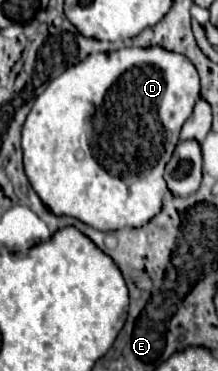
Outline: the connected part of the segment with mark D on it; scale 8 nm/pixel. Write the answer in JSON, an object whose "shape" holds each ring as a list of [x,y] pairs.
{"shape":[[[121,47],[117,51],[111,53],[95,53],[91,57],[87,57],[87,61],[81,61],[73,67],[69,67],[67,71],[63,71],[57,79],[53,79],[49,83],[49,87],[37,97],[31,113],[25,119],[23,125],[23,141],[21,141],[21,149],[23,149],[23,167],[25,167],[25,175],[33,187],[33,191],[39,195],[39,199],[43,201],[43,205],[53,213],[53,215],[67,215],[67,217],[75,217],[81,223],[97,229],[97,231],[117,231],[117,229],[127,229],[127,227],[139,227],[147,221],[151,221],[163,205],[163,195],[167,193],[167,185],[163,179],[163,169],[167,165],[167,161],[171,159],[175,145],[179,141],[179,131],[183,127],[183,123],[189,119],[195,103],[199,99],[199,75],[197,69],[193,67],[193,63],[179,55],[179,53],[171,53],[159,47],[151,47],[151,49],[135,49],[135,47]]]}

